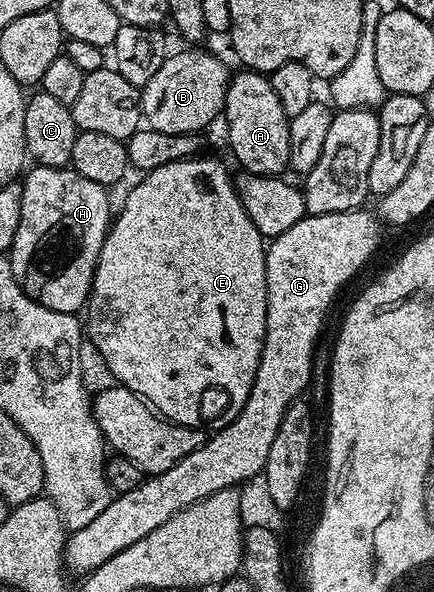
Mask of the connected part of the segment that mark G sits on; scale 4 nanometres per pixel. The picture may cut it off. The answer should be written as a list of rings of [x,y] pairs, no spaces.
[[[361,208],[346,212],[330,212],[329,214],[308,214],[294,228],[286,228],[282,236],[271,239],[267,243],[264,259],[266,260],[266,336],[262,356],[258,364],[258,372],[254,376],[254,384],[250,388],[250,396],[246,396],[246,404],[242,412],[230,424],[215,431],[190,456],[178,460],[174,468],[166,468],[166,472],[145,477],[138,488],[125,494],[116,494],[110,504],[95,520],[90,520],[86,528],[78,528],[67,535],[64,544],[64,565],[69,571],[87,576],[91,570],[106,564],[110,556],[130,548],[130,544],[138,544],[142,536],[150,536],[154,528],[160,528],[170,520],[170,516],[179,510],[186,509],[198,500],[206,500],[206,496],[214,496],[214,492],[231,490],[239,487],[239,482],[248,482],[252,477],[263,475],[266,456],[270,456],[270,447],[274,444],[274,436],[278,436],[278,424],[282,424],[282,416],[292,407],[293,402],[308,386],[312,378],[312,357],[316,354],[316,341],[320,338],[320,329],[324,326],[324,317],[336,298],[336,293],[367,264],[380,242],[382,223],[371,209]]]

